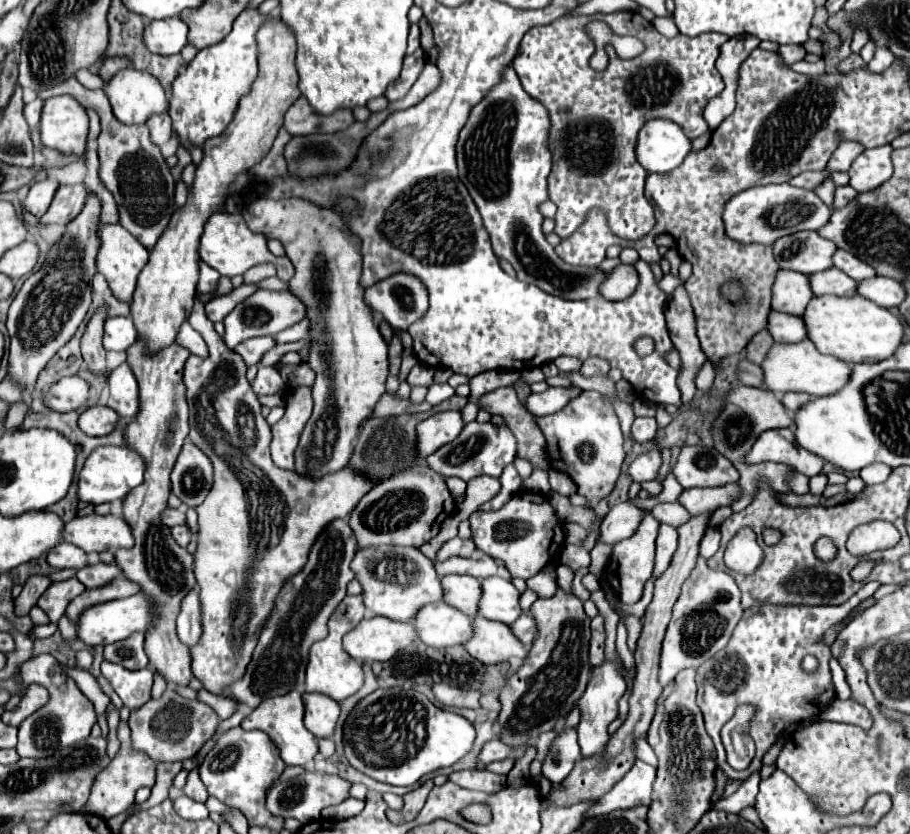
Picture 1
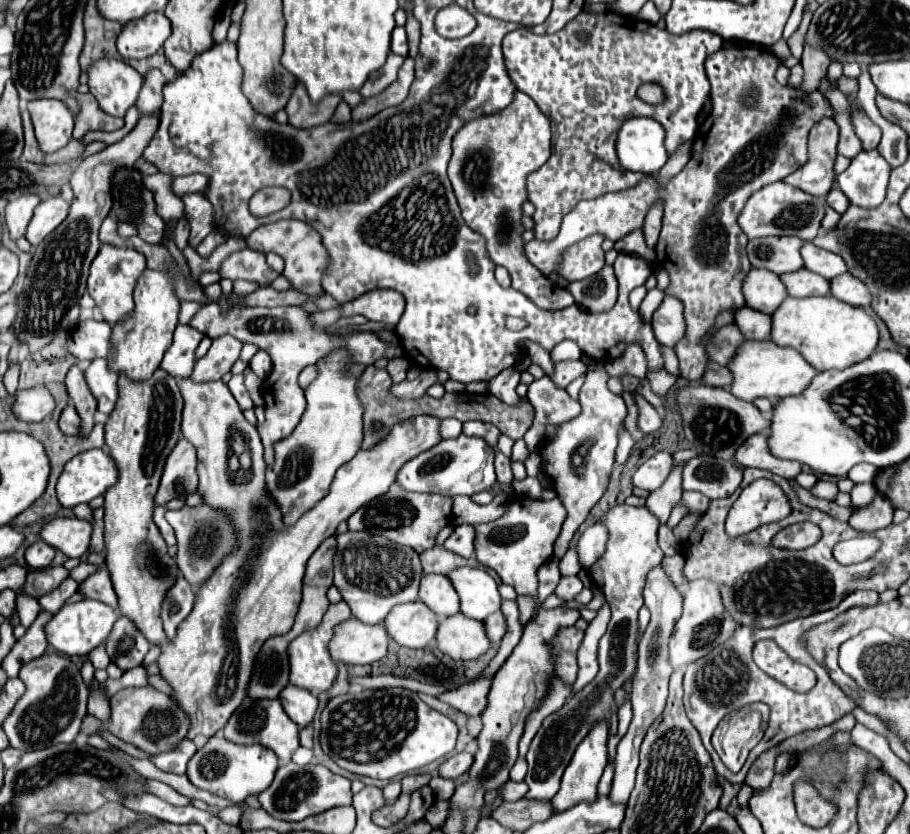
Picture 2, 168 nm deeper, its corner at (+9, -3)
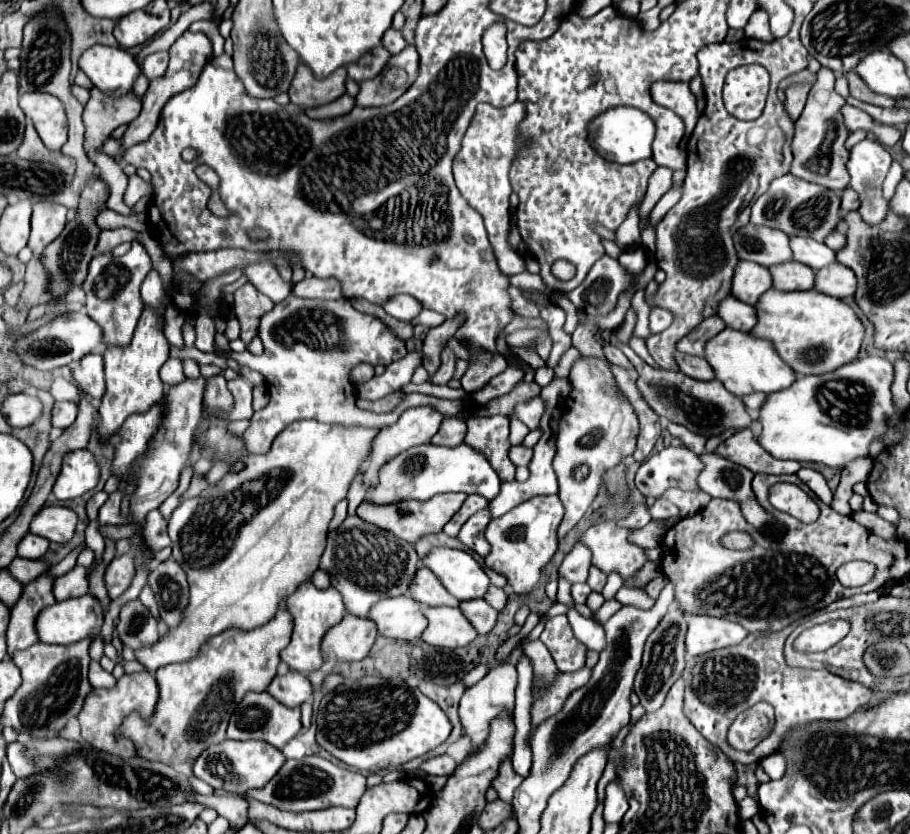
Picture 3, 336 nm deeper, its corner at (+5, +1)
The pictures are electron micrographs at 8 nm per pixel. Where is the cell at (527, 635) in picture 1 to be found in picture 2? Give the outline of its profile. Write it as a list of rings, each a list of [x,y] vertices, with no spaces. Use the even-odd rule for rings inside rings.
[[[495,612],[495,614],[489,616],[489,620],[485,620],[483,624],[485,624],[485,632],[487,632],[491,644],[499,644],[501,638],[503,638],[503,634],[505,634],[505,628],[507,628],[503,614],[501,614],[501,612]]]

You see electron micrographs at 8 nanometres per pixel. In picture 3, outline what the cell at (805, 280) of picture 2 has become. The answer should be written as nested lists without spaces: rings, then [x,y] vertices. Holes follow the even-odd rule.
[[[801,262],[777,264],[771,268],[771,272],[773,272],[773,288],[781,292],[811,290],[815,286],[815,270]]]

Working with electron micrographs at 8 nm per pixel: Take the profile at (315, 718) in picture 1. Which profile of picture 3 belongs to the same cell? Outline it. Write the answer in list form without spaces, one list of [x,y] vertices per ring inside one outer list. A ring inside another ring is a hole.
[[[287,672],[285,676],[275,676],[267,688],[273,698],[277,698],[287,708],[297,708],[313,696],[313,688],[307,676],[301,672]]]

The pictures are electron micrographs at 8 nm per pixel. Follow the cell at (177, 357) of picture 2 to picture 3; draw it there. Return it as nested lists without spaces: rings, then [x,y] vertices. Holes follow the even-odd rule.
[[[169,358],[163,364],[163,368],[161,368],[161,380],[167,386],[173,386],[173,384],[179,384],[181,380],[185,380],[183,366],[181,366],[181,360],[179,358]]]

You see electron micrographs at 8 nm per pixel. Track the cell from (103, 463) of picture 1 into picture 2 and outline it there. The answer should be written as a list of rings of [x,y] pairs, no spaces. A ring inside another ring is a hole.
[[[81,452],[73,456],[69,464],[65,464],[57,482],[57,498],[61,506],[73,508],[81,502],[91,502],[93,498],[105,494],[105,490],[115,482],[117,466],[107,452]]]

